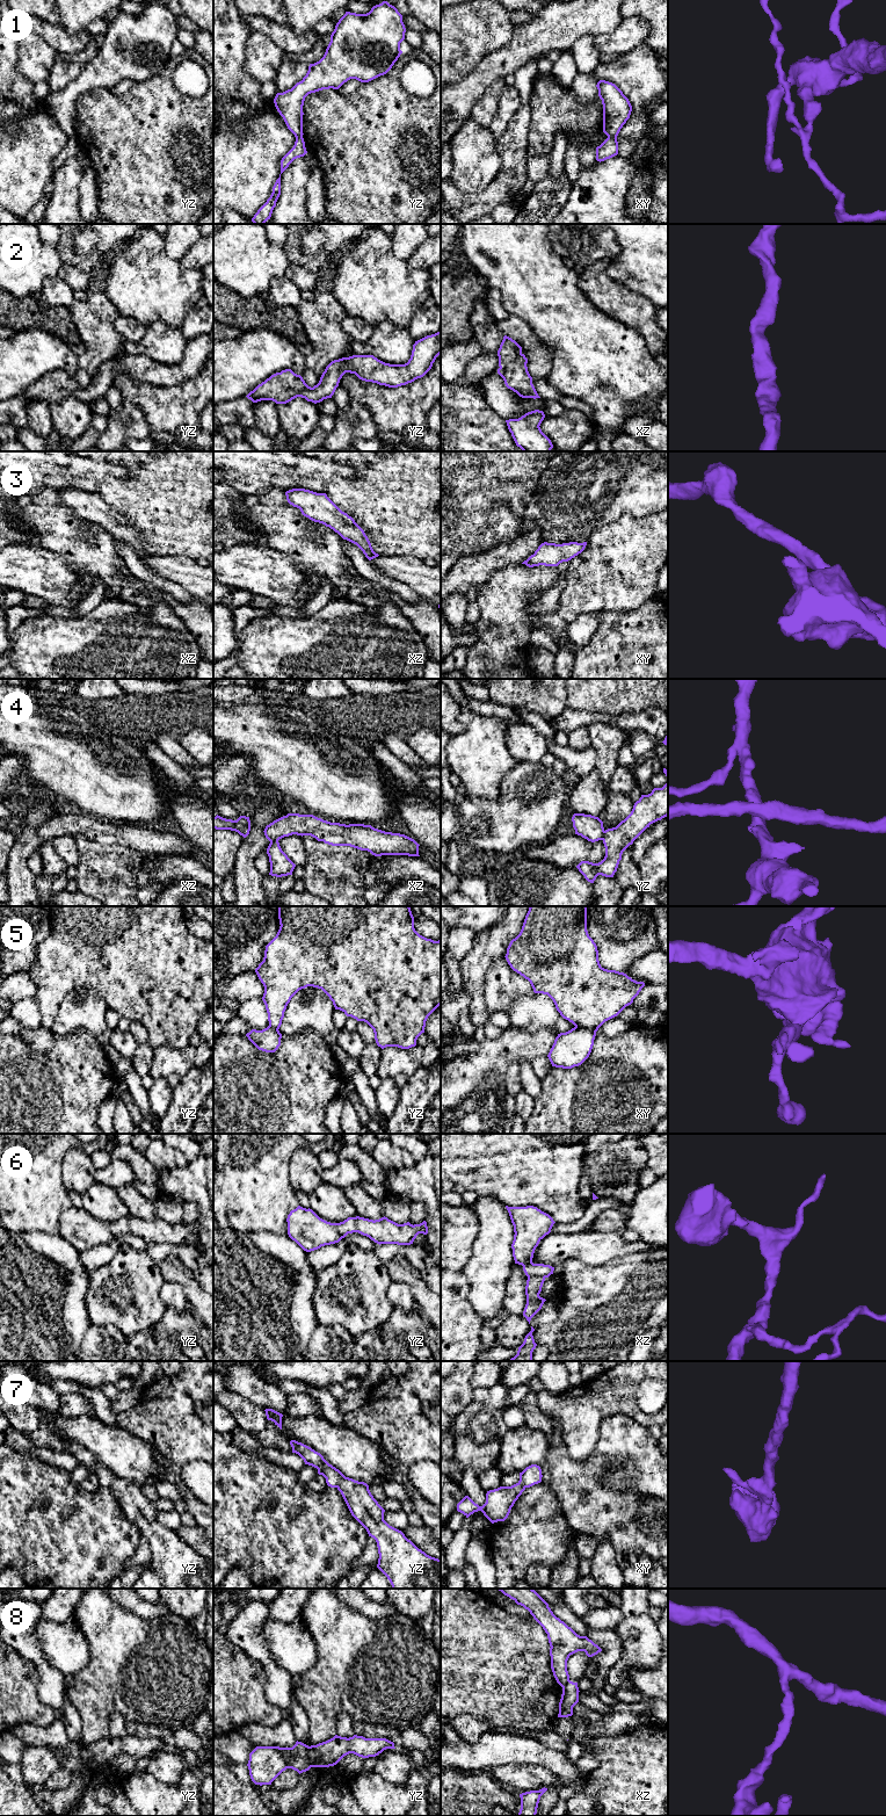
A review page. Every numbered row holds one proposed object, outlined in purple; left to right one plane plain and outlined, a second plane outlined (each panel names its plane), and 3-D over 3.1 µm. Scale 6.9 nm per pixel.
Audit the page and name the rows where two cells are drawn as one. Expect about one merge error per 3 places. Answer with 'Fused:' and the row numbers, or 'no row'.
Fused: 1, 4, 5, 8

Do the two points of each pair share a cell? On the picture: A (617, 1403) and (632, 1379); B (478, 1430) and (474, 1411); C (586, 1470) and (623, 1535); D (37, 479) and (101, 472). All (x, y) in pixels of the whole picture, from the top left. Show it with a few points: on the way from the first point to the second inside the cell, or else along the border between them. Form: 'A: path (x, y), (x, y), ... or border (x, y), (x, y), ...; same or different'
A: path (617, 1397), (617, 1394), (626, 1384); same
B: path (478, 1425), (476, 1416); same
C: path (598, 1487), (615, 1503), (615, 1520); same
D: path (53, 476), (85, 474); same

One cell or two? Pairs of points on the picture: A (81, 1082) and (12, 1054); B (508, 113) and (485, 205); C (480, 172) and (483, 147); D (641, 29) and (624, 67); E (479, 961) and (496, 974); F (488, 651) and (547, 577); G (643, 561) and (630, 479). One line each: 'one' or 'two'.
A: one
B: two
C: one
D: two
E: two
F: one
G: two

